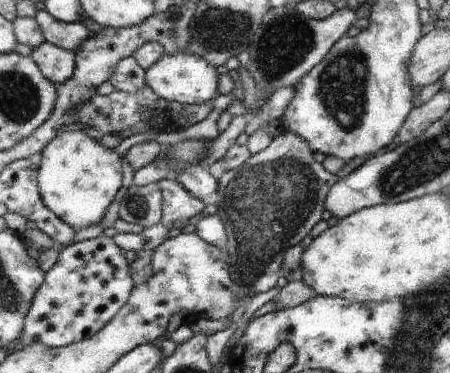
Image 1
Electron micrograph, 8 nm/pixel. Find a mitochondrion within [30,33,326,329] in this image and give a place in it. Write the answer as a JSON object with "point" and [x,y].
{"point":[266,205]}

